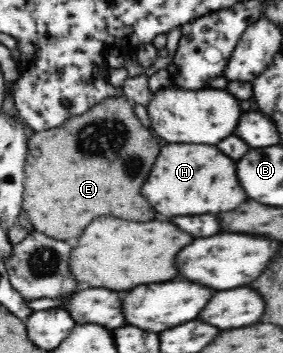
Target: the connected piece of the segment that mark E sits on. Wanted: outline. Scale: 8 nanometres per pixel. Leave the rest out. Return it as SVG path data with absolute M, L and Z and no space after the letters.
M110 96L60 127L29 137L21 209L26 209L36 231L58 239L80 237L100 215L134 219L142 211L142 221L152 221L158 213L140 195L140 189L142 163L146 179L156 155L158 141L136 117L132 101L126 96Z

